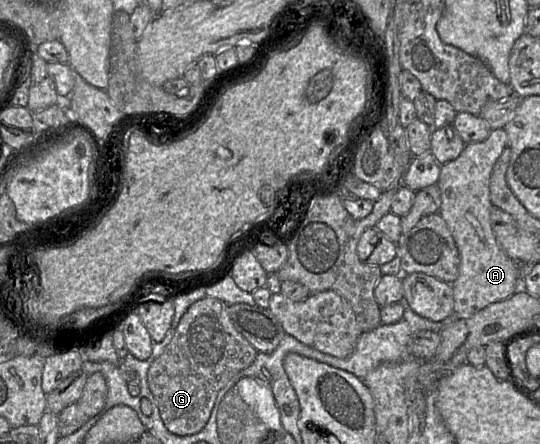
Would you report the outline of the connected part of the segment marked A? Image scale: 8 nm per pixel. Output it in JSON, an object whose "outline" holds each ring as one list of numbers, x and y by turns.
{"outline":[[492,129,486,140,466,144,458,158,440,168,437,183,441,191,439,214,447,223,460,254,459,275,451,284,454,316,458,318,470,318,488,305,509,298,521,287,520,264,500,247,491,225,491,174,507,146,506,131]]}

